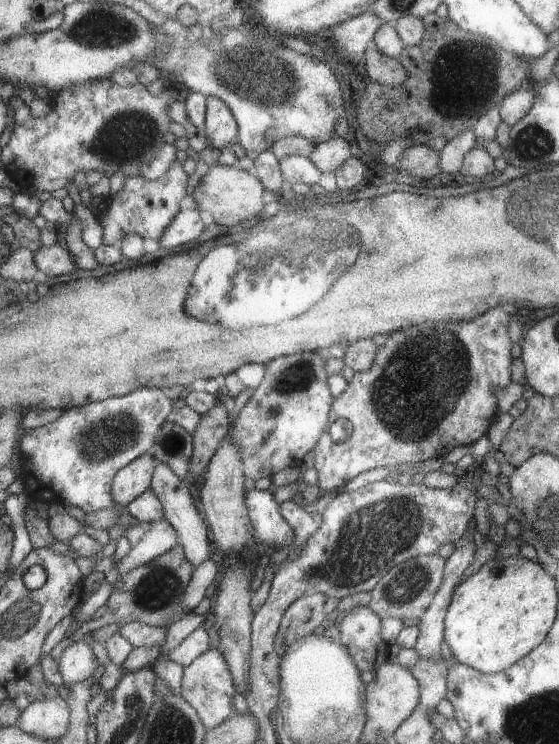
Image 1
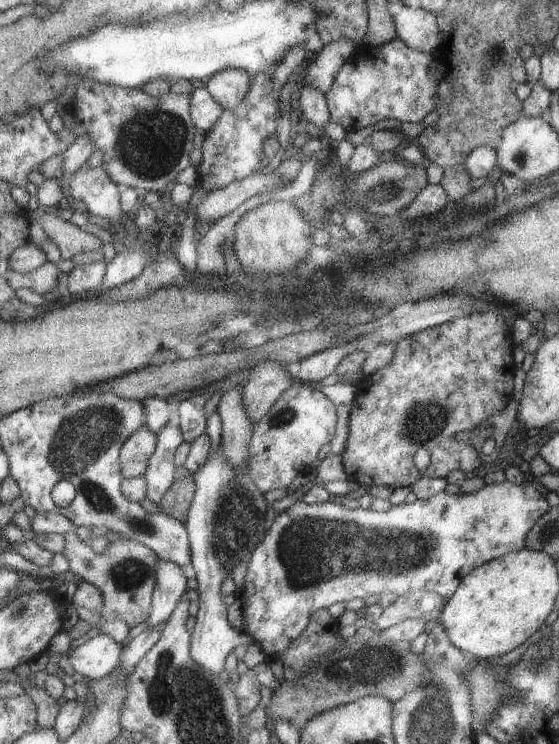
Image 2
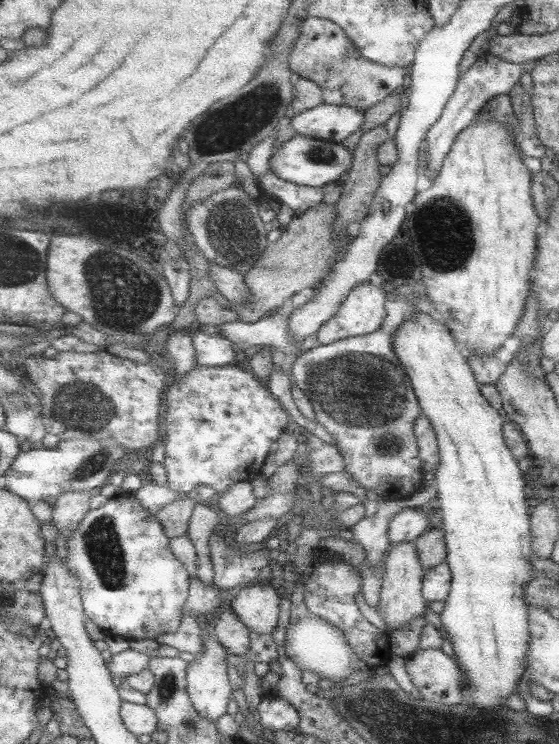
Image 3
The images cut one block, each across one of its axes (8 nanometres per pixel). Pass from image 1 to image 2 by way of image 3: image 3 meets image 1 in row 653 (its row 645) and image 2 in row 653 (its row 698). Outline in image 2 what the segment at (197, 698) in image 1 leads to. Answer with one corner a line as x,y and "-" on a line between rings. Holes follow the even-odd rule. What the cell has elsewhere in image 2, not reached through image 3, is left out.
219,444
219,450
215,454
209,456
207,464
201,466
195,474
195,484
197,484
197,494
195,494
195,502
193,502
193,508
191,508
191,514
189,514
189,522
187,522
187,528
189,528
189,536
191,536
191,542
193,542
193,568
197,572
197,582
199,582
199,604
201,604
201,610
197,614
197,624
195,624
195,630
193,630
193,642
191,642
191,654
195,658
195,662
209,670
211,674
221,674
223,668
227,668
227,660
229,656
233,654
233,650
239,646
239,644
257,644
257,640
253,636
247,636
243,632
239,632
231,620
229,620
229,606
225,604
225,594
223,594
223,584
225,580
233,574
233,568
237,568
241,562
249,562
253,552
257,550
257,546
263,542
265,534
269,532
265,528
265,514
267,514
267,502
263,498
263,494
257,490
253,496
245,492
245,484
251,484
249,480
251,478
251,460
247,460
247,464
239,470
235,470
235,466
229,462
229,458
225,456
225,450
221,450
221,444
-
253,498
257,498
259,502
255,504

